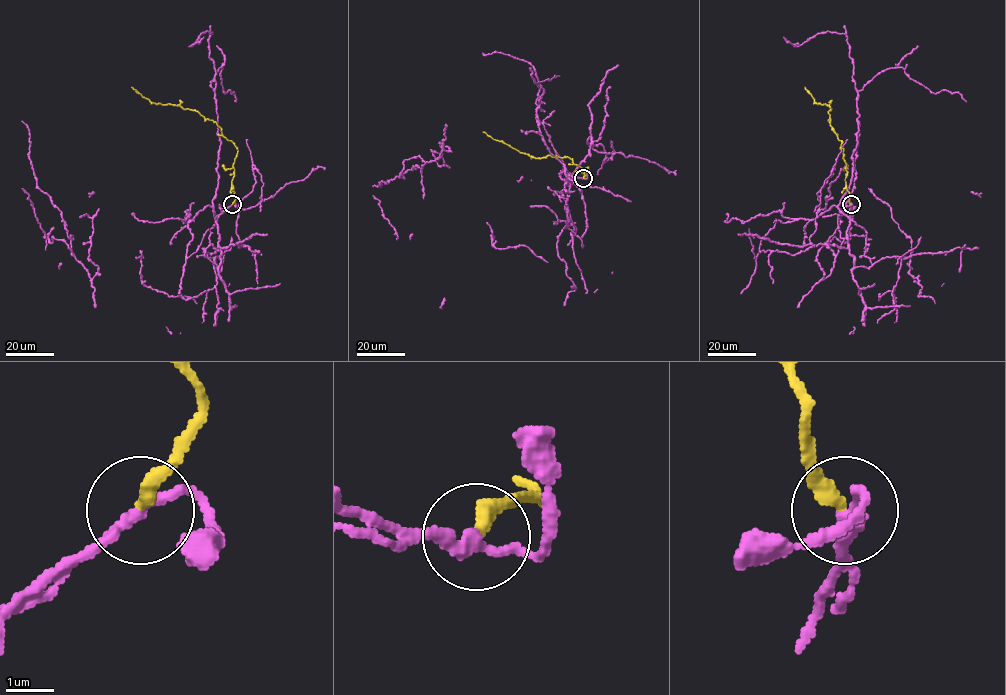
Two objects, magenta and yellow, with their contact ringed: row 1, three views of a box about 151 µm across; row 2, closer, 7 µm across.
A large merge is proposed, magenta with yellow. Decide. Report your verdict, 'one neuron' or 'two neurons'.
two neurons

